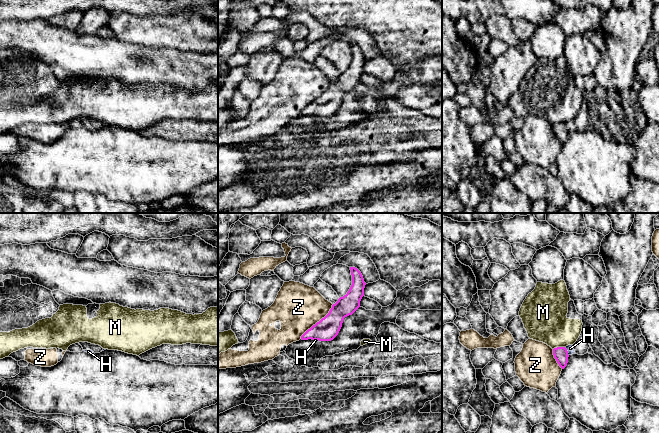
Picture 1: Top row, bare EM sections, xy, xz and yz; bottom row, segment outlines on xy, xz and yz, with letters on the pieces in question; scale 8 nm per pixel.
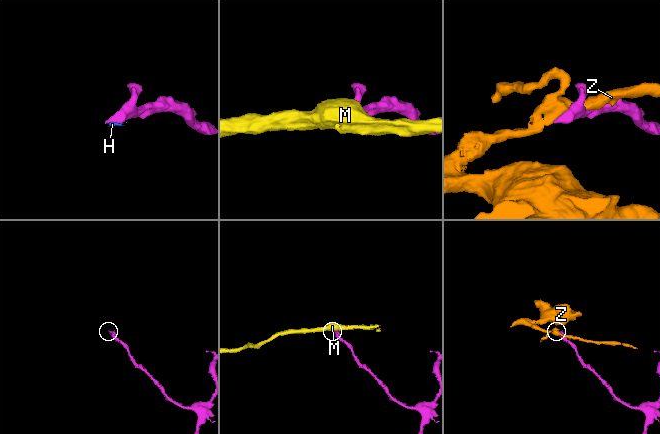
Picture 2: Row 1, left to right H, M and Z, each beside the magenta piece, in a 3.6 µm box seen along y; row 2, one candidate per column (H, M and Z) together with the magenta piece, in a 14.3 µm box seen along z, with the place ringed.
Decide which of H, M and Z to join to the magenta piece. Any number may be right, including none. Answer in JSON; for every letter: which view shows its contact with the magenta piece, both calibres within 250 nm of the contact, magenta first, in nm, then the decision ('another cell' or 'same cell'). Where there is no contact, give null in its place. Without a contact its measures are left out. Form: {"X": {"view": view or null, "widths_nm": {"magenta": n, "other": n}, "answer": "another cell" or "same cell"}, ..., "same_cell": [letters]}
{"H": {"view": "yz", "widths_nm": {"magenta": 110, "other": 60}, "answer": "same cell"}, "M": {"view": "yz", "widths_nm": {"magenta": 110, "other": 340}, "answer": "another cell"}, "Z": {"view": "xz", "widths_nm": {"magenta": 180, "other": 380}, "answer": "another cell"}, "same_cell": ["H"]}

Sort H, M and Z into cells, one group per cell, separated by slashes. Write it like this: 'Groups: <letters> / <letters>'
Groups: H / M / Z

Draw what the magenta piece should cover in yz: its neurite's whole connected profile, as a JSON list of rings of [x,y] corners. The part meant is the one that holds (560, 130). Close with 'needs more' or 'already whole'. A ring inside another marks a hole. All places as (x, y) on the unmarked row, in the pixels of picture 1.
[[[582,91],[582,107],[573,121],[566,123],[557,123],[553,125],[553,131],[559,142],[564,145],[568,139],[568,133],[572,130],[584,131],[588,129],[589,121],[589,105],[592,99],[592,92]]] | needs more

